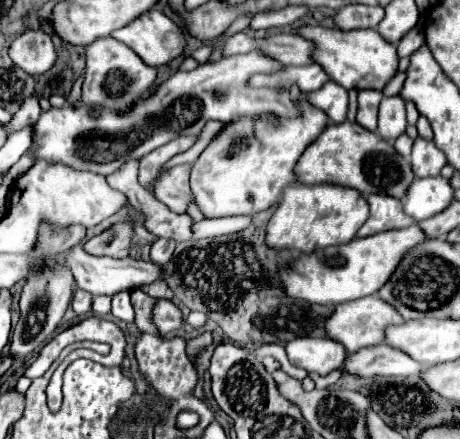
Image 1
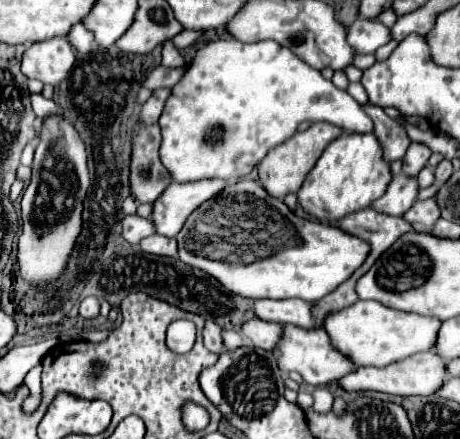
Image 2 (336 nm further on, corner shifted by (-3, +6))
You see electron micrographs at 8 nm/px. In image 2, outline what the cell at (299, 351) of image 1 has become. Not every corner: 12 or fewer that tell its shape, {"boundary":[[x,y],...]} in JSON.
{"boundary":[[253,318],[243,324],[241,334],[253,346],[273,352],[279,342],[279,326]]}

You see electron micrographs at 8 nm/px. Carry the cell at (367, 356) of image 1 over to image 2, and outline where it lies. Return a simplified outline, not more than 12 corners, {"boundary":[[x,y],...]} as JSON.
{"boundary":[[287,324],[279,368],[311,386],[337,382],[357,364],[325,330]]}

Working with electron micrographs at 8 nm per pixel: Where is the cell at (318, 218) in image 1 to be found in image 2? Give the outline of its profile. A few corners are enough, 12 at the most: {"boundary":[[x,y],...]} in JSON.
{"boundary":[[375,134],[331,142],[297,192],[323,224],[391,182]]}

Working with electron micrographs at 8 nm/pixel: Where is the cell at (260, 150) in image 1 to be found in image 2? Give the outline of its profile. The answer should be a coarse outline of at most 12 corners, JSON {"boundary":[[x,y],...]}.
{"boundary":[[219,178],[173,182],[153,204],[151,220],[167,238],[219,190]]}

